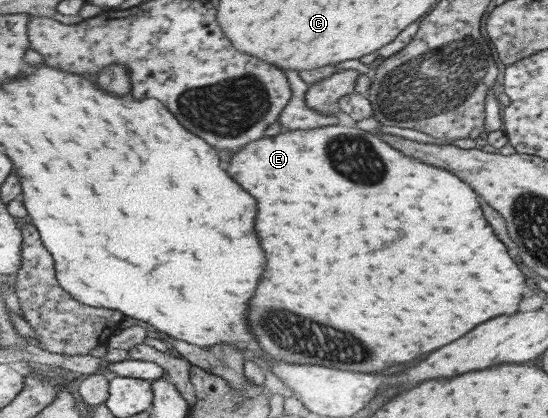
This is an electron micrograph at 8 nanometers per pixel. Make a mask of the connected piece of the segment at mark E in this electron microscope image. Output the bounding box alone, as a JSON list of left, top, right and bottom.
[229,124,527,371]

